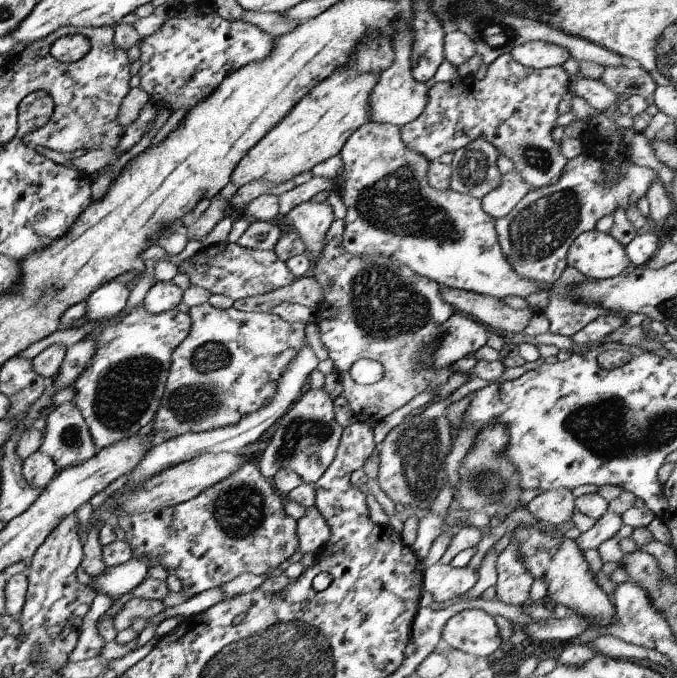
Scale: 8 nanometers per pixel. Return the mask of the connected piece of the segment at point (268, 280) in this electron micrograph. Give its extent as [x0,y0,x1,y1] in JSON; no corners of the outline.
[175,241,294,300]

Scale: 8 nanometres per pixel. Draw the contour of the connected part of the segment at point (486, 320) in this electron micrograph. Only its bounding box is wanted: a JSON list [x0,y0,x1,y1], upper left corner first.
[439,287,533,335]

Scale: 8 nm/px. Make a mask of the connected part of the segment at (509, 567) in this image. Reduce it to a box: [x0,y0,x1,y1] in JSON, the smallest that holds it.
[495,542,533,607]

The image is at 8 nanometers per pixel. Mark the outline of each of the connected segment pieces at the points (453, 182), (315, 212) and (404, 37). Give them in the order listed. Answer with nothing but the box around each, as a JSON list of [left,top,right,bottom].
[[448,139,499,200],[287,201,333,265],[368,19,428,127]]

